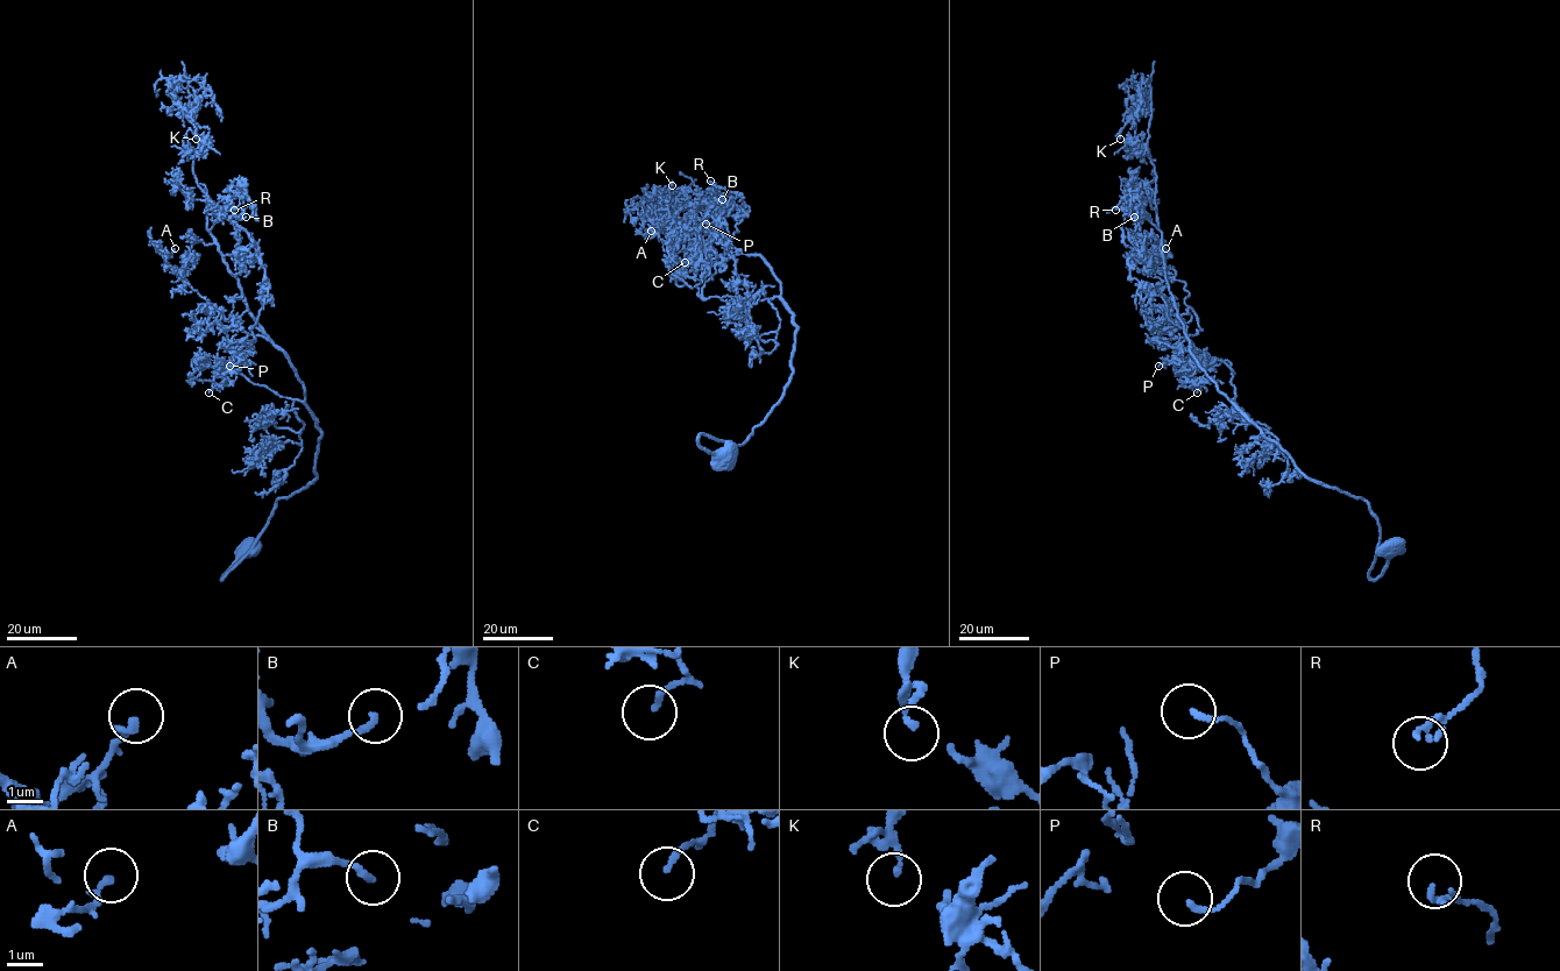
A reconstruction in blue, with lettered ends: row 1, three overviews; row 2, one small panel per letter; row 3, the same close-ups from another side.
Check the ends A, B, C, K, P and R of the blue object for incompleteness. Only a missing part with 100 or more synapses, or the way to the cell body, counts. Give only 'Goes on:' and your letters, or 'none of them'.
Goes on: none of them

